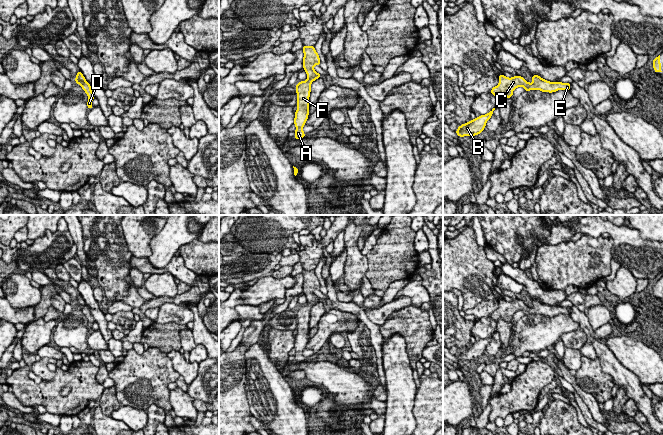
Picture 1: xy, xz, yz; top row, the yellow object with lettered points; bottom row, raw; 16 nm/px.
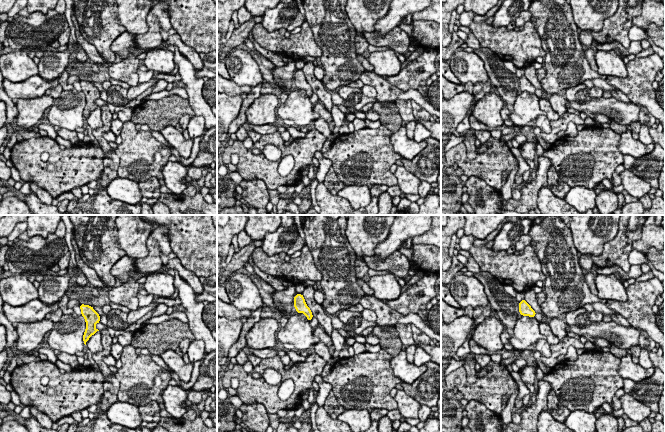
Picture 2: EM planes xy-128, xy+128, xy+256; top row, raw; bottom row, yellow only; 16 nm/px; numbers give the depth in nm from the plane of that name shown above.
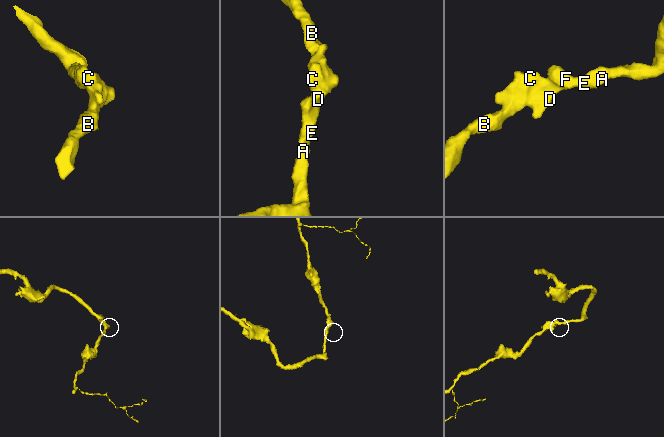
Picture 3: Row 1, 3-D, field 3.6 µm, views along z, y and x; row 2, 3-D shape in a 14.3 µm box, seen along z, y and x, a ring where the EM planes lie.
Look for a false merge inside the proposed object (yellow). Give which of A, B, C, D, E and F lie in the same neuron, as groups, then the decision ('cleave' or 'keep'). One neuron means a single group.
A B C D E F; keep

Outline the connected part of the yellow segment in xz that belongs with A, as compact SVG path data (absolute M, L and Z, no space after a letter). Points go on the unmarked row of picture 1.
M303 270L303 293L307 298L307 304L298 306L295 310L297 317L297 334L295 336L294 348L296 351L294 362L304 362L303 350L306 348L309 339L309 321L311 307L320 302L321 299L314 294L315 289L320 289L320 282L314 270Z

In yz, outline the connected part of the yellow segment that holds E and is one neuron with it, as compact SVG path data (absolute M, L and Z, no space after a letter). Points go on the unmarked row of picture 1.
M503 298L498 300L499 307L490 315L497 323L500 319L511 322L517 311L524 311L526 316L540 314L542 316L556 316L558 314L570 314L571 307L550 306L539 299L532 300L532 307L527 306L522 300L508 302Z

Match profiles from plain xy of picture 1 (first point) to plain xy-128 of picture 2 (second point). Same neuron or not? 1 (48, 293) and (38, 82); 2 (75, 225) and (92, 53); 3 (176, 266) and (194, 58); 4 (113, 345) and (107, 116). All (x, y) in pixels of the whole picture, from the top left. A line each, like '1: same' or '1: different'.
1: different
2: same
3: same
4: different

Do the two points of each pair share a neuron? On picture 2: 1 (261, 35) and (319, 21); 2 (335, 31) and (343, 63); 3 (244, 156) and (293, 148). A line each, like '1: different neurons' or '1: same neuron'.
1: different neurons
2: same neuron
3: same neuron

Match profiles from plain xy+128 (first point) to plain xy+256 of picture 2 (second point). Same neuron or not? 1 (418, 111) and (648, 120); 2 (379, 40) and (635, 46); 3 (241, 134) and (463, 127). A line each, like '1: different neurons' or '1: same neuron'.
1: same neuron
2: different neurons
3: different neurons

